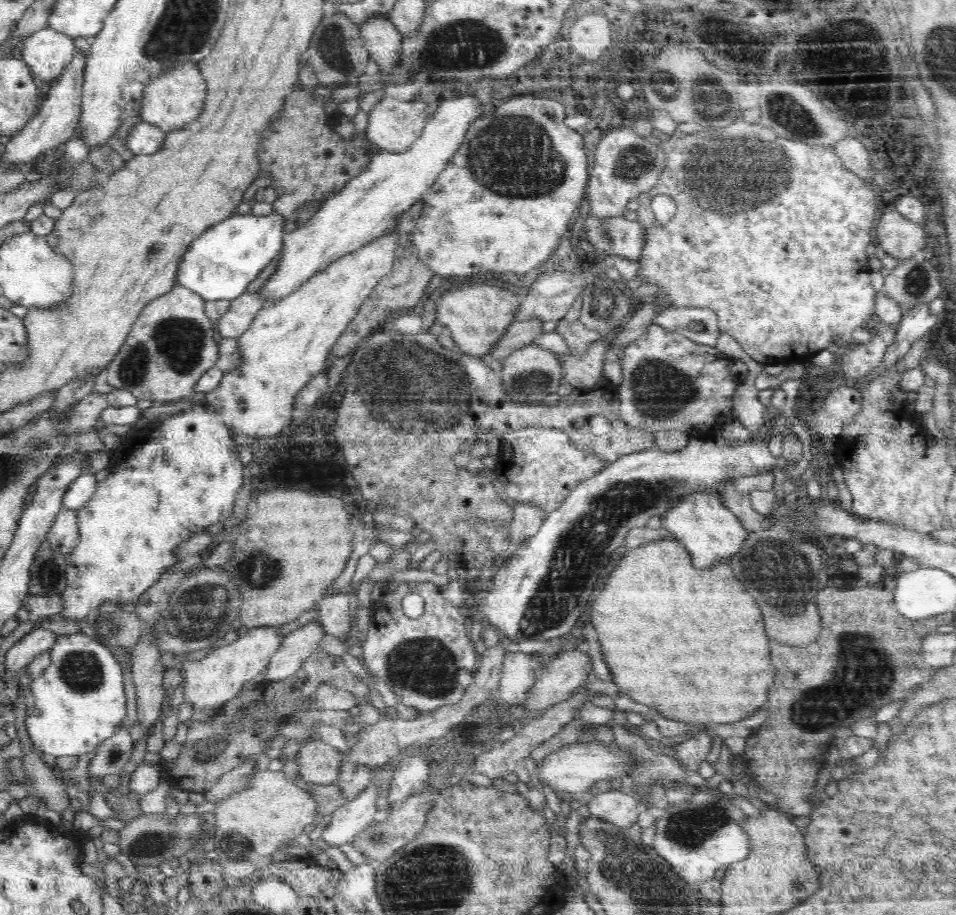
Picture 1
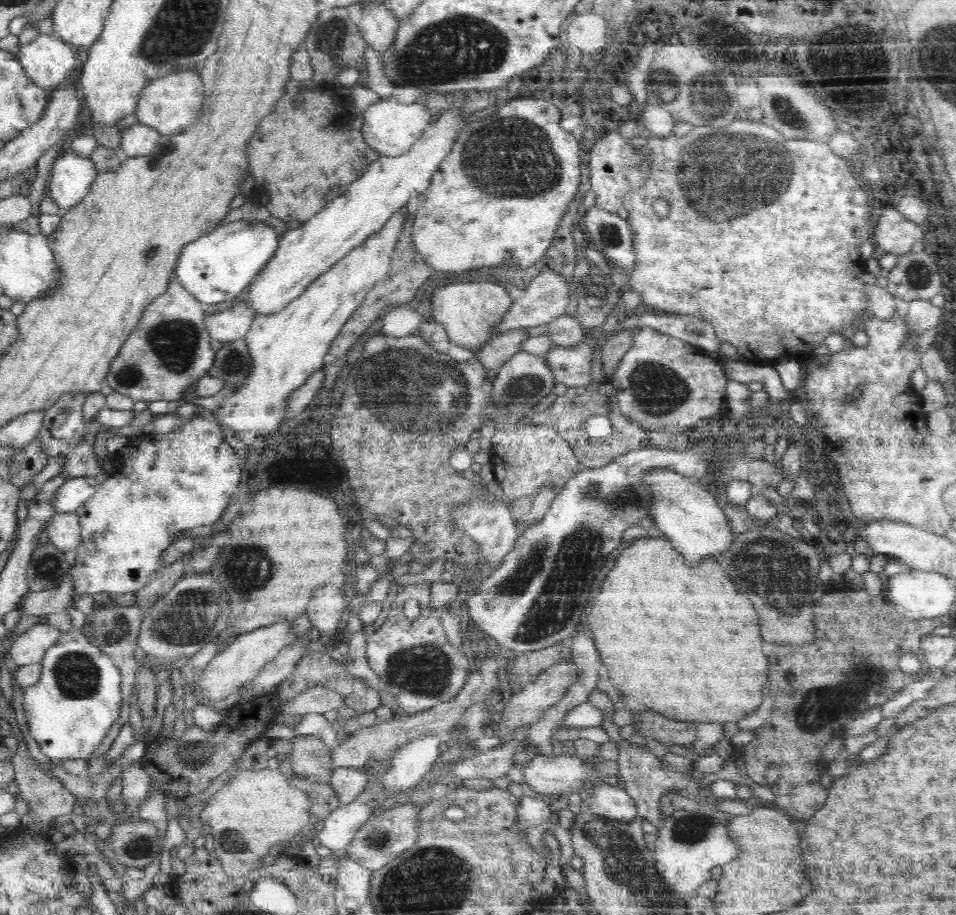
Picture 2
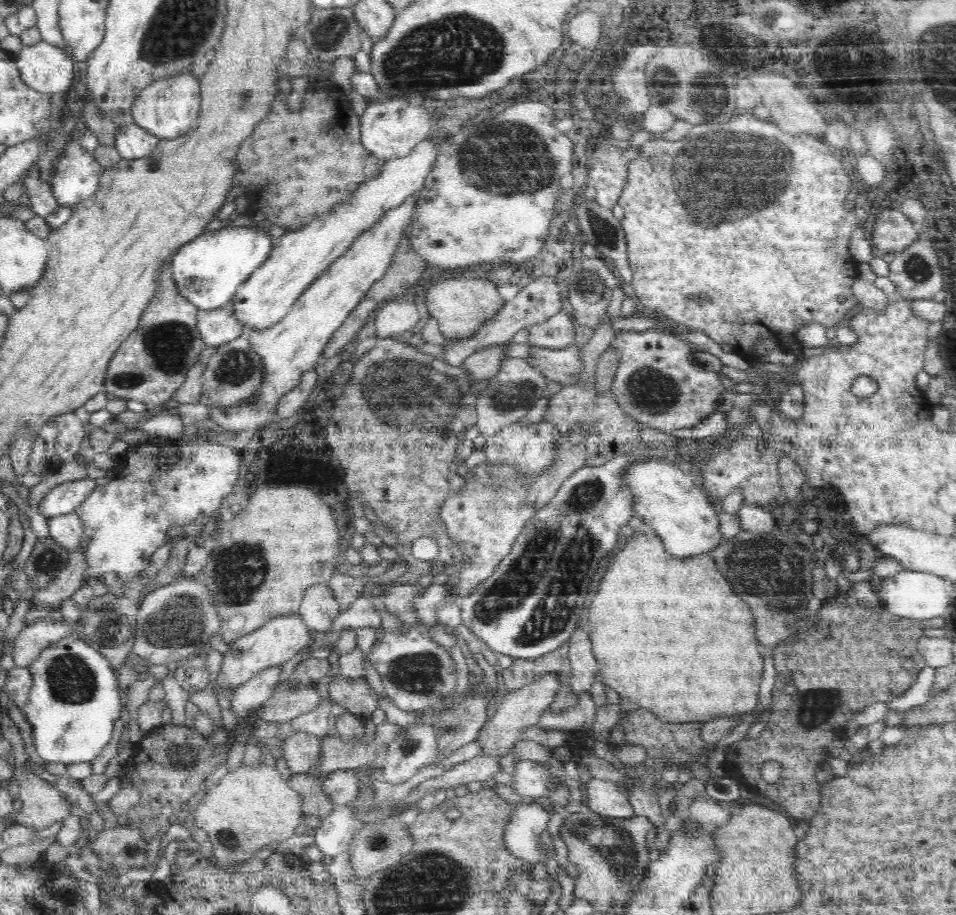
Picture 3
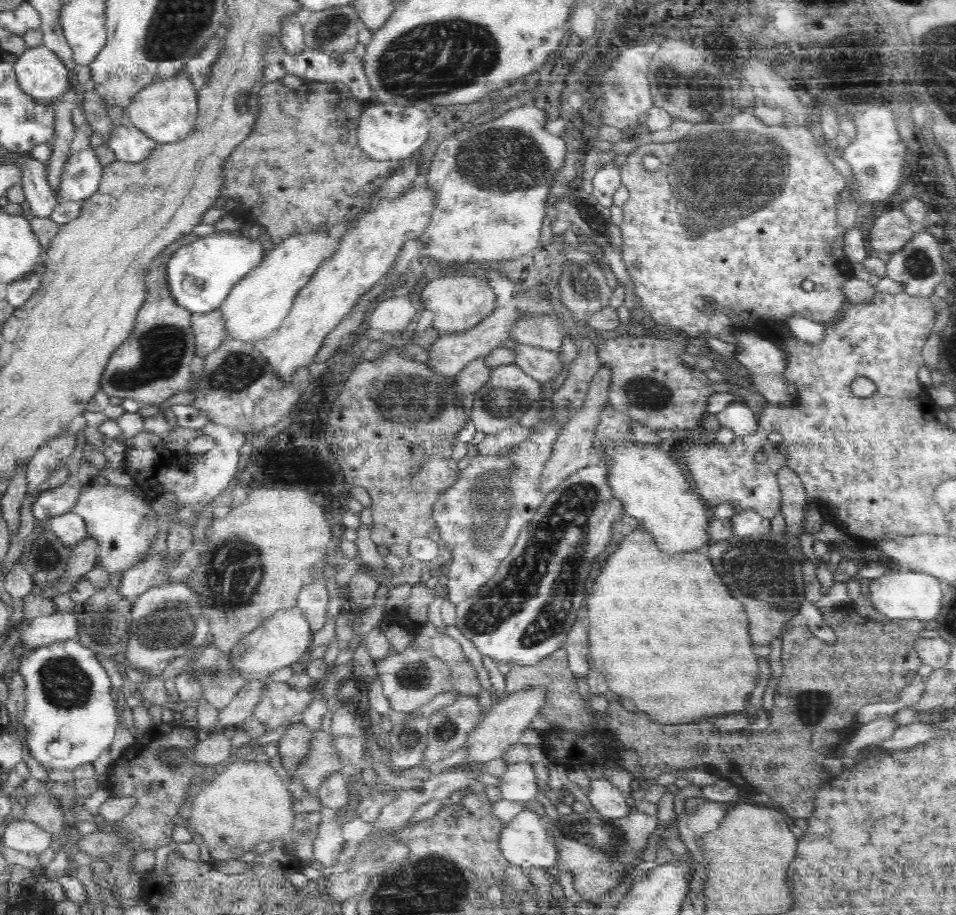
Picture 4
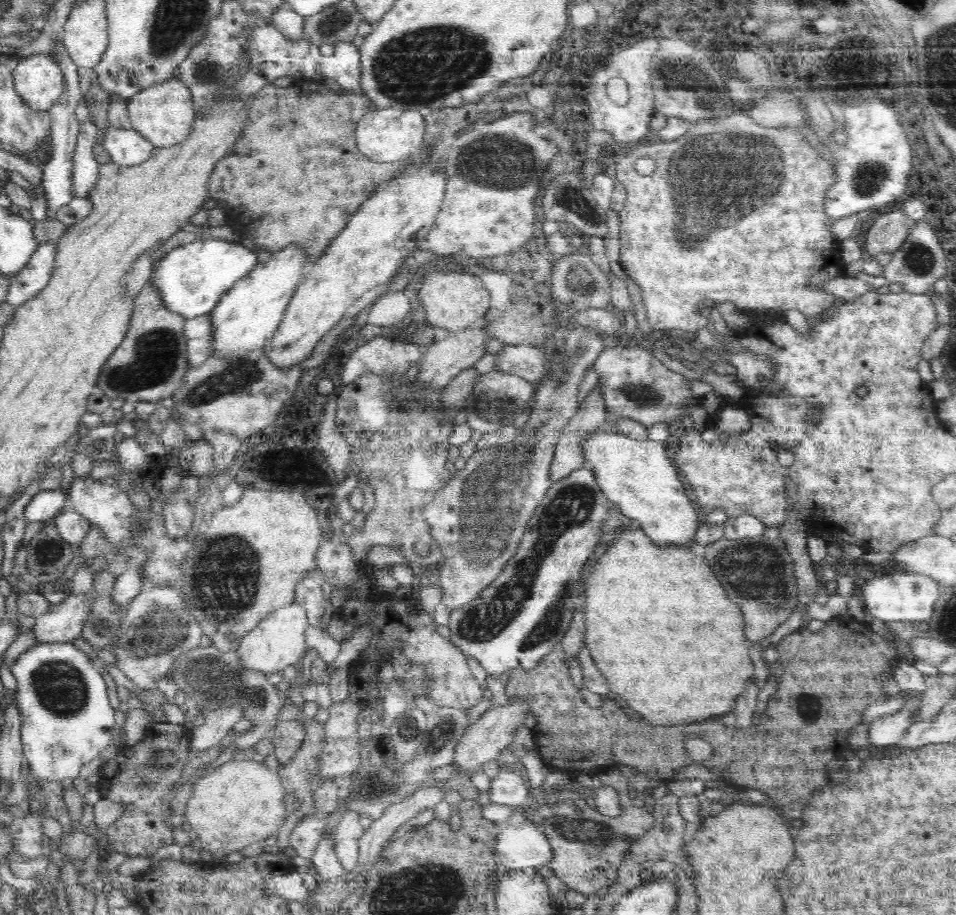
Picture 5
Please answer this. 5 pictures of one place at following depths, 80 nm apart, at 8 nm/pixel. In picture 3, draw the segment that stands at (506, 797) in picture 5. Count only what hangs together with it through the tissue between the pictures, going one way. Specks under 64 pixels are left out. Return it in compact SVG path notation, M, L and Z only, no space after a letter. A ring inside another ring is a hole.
M531 760L520 761L512 772L514 780L510 784L512 790L524 798L524 800L533 800L540 796L547 796L548 792L554 789L555 784L560 781L565 775L562 772L561 764L564 762L559 762L558 764L553 761L547 766L543 764L538 764L537 762L532 762Z

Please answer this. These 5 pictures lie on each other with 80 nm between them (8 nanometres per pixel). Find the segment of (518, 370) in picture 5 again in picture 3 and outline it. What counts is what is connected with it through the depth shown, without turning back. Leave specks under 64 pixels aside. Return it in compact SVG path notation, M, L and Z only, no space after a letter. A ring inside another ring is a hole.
M569 345L566 348L550 349L542 347L532 347L526 358L527 363L534 369L539 370L546 380L560 385L576 383L577 374L581 371L581 348L577 345Z

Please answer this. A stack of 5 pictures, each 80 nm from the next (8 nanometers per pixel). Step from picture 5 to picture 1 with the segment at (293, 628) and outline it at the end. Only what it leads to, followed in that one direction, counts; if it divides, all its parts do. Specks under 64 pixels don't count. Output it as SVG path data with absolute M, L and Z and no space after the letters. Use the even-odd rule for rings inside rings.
M279 626L259 627L250 629L244 636L228 646L220 646L196 661L182 663L185 677L184 697L186 702L191 702L194 710L217 712L225 703L234 703L243 688L244 682L258 676L272 655L278 651L285 637L280 634Z

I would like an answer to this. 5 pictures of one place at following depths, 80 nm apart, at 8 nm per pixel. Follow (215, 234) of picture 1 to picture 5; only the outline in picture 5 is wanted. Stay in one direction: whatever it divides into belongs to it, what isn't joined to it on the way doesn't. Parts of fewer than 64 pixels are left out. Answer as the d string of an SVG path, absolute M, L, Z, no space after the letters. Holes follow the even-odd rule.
M198 240L173 248L155 265L149 282L154 284L163 307L186 320L199 317L216 307L220 298L241 278L248 276L263 257L257 249L248 249L240 242L226 240Z

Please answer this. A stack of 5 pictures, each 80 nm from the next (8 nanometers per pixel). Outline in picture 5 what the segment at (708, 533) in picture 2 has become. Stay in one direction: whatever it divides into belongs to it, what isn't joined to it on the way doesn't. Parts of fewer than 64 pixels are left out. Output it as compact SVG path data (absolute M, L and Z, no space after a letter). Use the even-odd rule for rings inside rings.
M604 428L598 431L591 432L582 443L582 450L583 450L583 457L585 460L585 463L588 464L588 468L595 474L595 481L598 484L598 487L600 488L600 491L604 493L604 497L608 499L608 501L611 501L613 505L616 505L618 507L618 511L620 512L620 515L625 521L634 519L640 523L640 527L643 530L643 532L646 534L646 537L648 537L651 542L654 542L656 545L660 546L661 548L664 548L664 546L678 546L678 547L690 547L692 549L696 548L695 542L693 539L693 535L696 534L696 530L700 528L700 525L704 524L703 515L701 513L696 512L694 507L694 504L692 504L691 500L686 496L686 483L682 483L680 481L680 476L678 475L678 468L674 467L672 465L672 462L670 461L670 458L666 455L666 445L663 444L662 441L652 441L650 439L633 439L632 437L627 437L622 432L613 432L609 428Z

